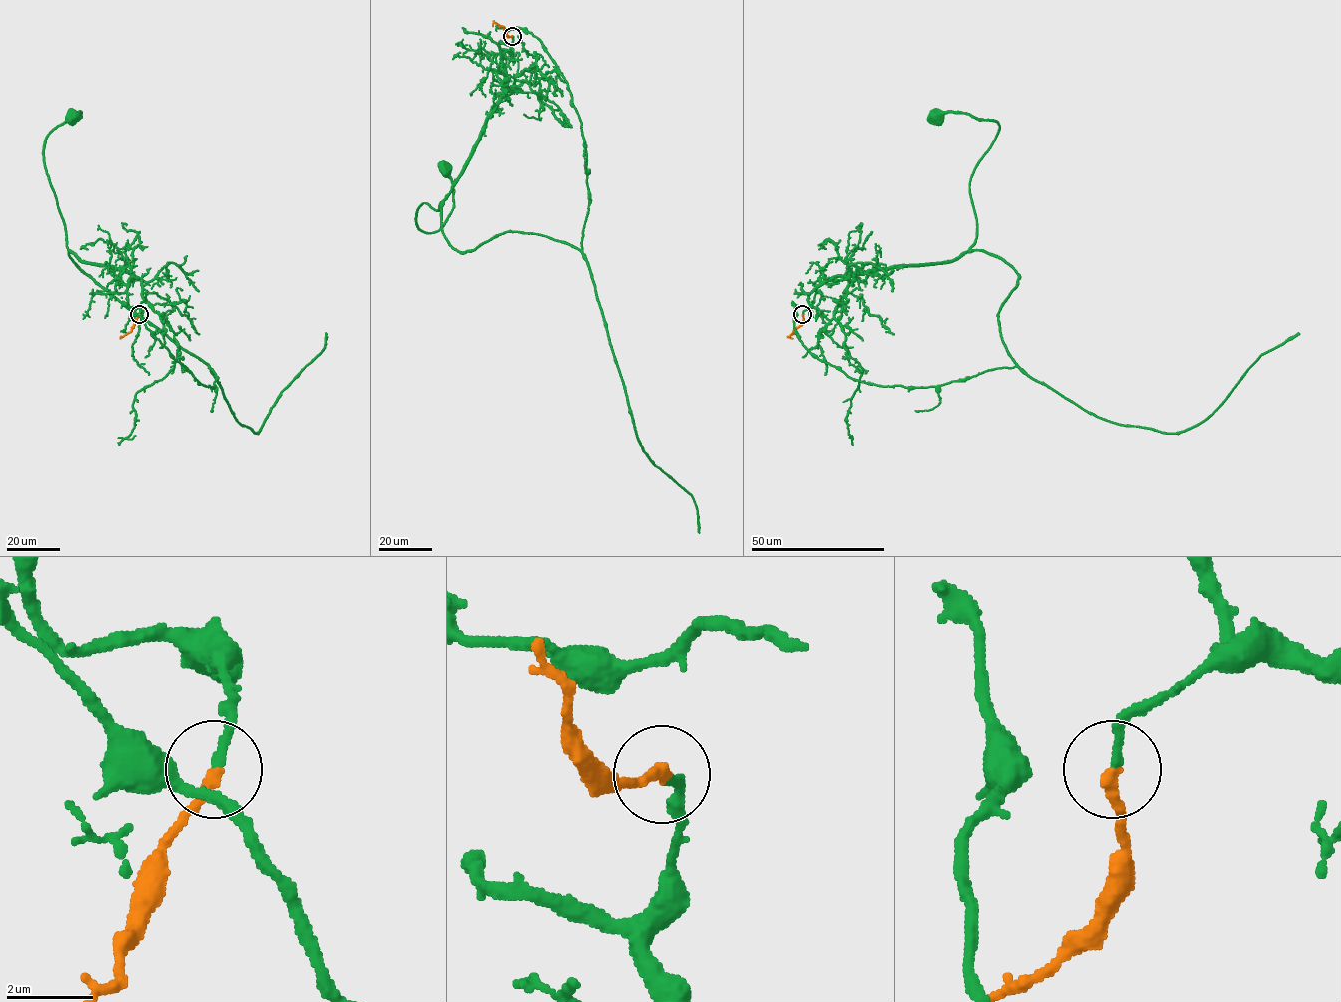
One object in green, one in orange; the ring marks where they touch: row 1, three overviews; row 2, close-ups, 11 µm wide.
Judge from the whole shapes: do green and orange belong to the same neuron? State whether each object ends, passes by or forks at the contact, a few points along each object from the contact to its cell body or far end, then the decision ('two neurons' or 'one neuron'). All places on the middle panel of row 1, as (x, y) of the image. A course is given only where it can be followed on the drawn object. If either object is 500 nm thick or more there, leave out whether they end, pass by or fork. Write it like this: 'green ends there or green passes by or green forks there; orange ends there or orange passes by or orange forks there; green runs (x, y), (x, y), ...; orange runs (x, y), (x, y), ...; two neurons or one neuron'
green ends there; orange ends there; green runs (511, 36), (499, 43), (504, 91), (468, 163), (438, 210), (417, 209), (425, 232), (453, 207), (444, 168); orange runs (511, 36), (503, 26), (494, 22), (492, 26); one neuron

